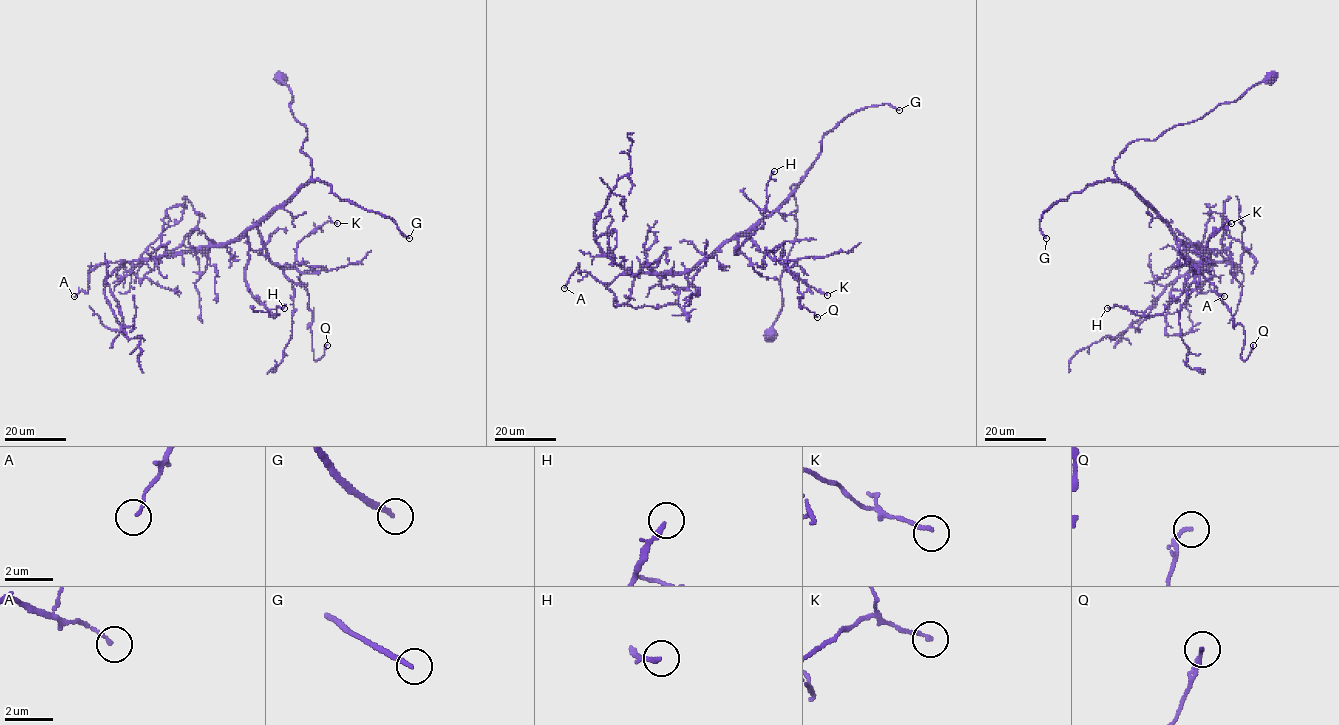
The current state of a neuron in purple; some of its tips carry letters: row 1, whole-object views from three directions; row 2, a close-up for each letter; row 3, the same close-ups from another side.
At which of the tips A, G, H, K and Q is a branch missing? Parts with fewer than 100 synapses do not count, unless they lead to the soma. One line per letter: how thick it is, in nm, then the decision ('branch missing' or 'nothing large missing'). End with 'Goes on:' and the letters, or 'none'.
A: calibre 130 nm; nothing large missing
G: calibre 220 nm; branch missing
H: calibre 190 nm; nothing large missing
K: calibre 170 nm; nothing large missing
Q: calibre 160 nm; nothing large missing
Goes on: G

